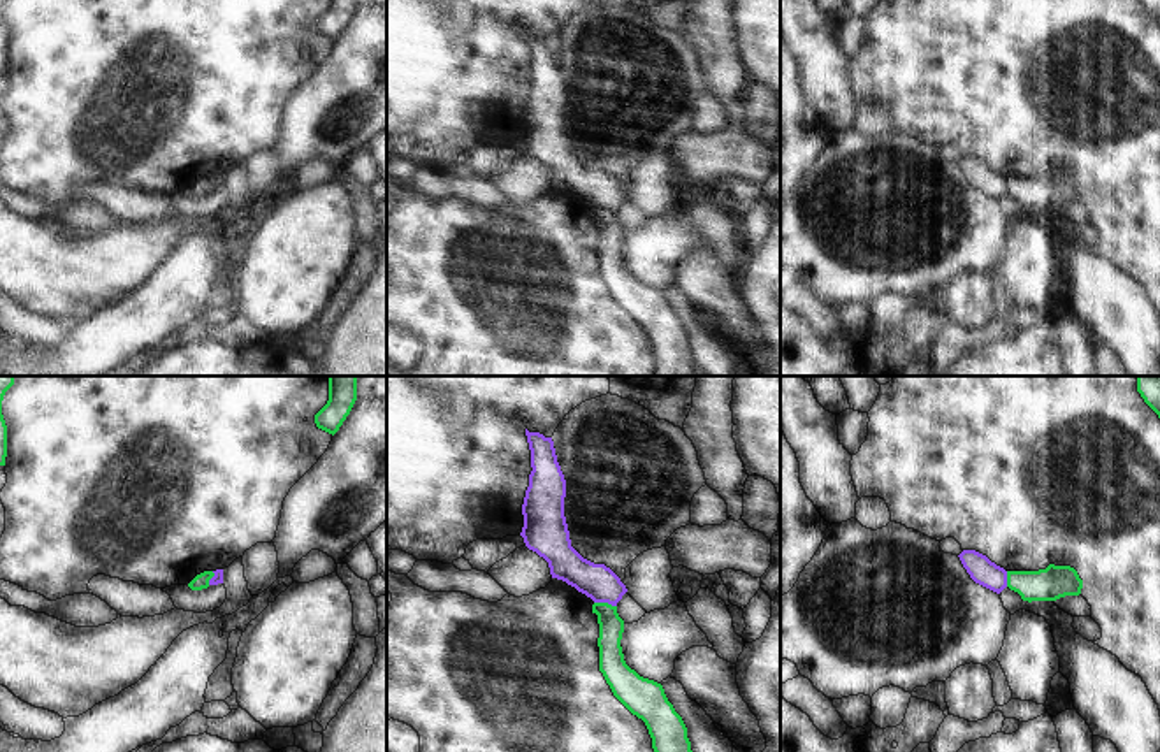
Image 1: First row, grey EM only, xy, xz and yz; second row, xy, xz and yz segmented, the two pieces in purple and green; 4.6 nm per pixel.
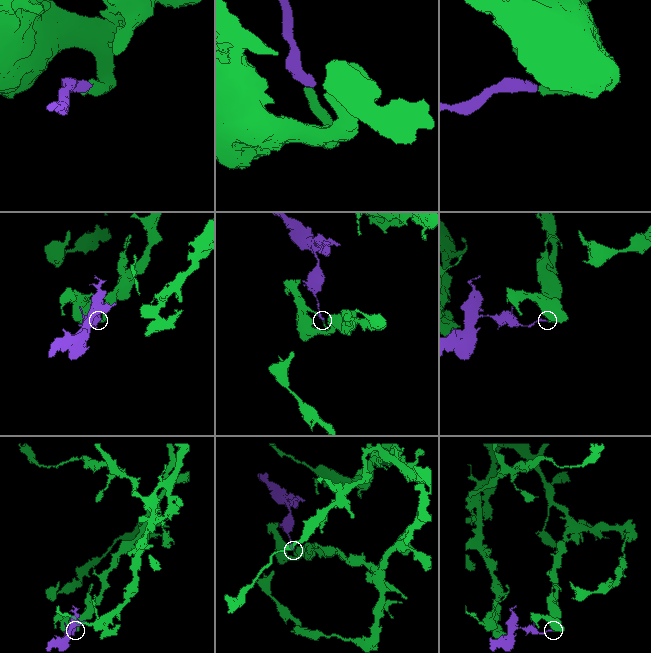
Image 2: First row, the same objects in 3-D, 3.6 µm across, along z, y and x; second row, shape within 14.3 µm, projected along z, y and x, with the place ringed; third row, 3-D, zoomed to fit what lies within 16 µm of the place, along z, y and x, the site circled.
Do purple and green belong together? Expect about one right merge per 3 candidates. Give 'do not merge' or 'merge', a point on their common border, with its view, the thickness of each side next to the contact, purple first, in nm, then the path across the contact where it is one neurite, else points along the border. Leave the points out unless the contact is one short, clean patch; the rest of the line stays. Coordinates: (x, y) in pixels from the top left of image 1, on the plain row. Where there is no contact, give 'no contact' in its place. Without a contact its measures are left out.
do not merge; contact xz (605, 208); calibres 160 and 110 nm; border xz (594, 208), (616, 213)

